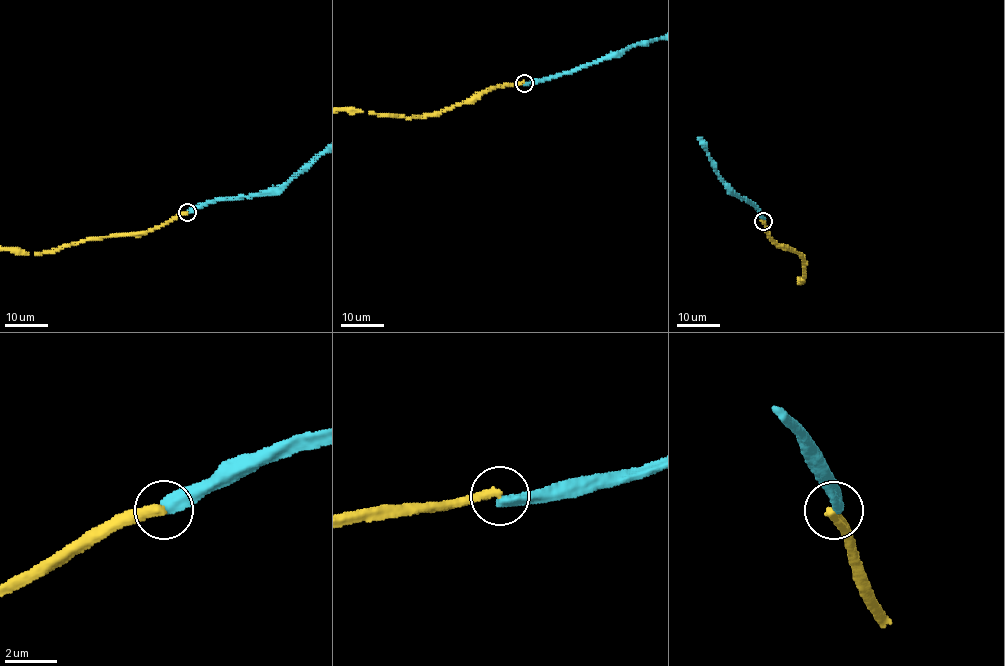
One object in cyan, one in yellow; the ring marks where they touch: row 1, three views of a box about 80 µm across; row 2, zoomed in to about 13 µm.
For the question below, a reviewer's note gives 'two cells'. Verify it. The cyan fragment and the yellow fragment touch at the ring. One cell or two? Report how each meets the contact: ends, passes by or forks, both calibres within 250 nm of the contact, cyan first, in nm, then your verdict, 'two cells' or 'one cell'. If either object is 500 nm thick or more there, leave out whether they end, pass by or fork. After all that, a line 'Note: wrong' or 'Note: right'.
cyan ends; yellow ends; calibres 480 and 360 nm; two cells
Note: right

